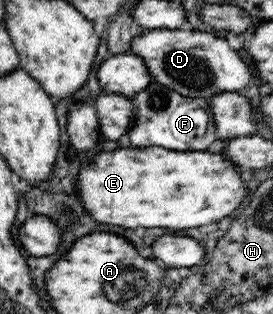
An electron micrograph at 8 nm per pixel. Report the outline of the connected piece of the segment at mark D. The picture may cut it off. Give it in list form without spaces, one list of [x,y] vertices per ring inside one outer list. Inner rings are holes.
[[[152,29],[138,35],[130,53],[140,55],[147,63],[155,82],[187,97],[207,100],[219,93],[243,91],[253,77],[253,69],[241,52],[232,49],[227,39],[211,32],[192,29]]]

